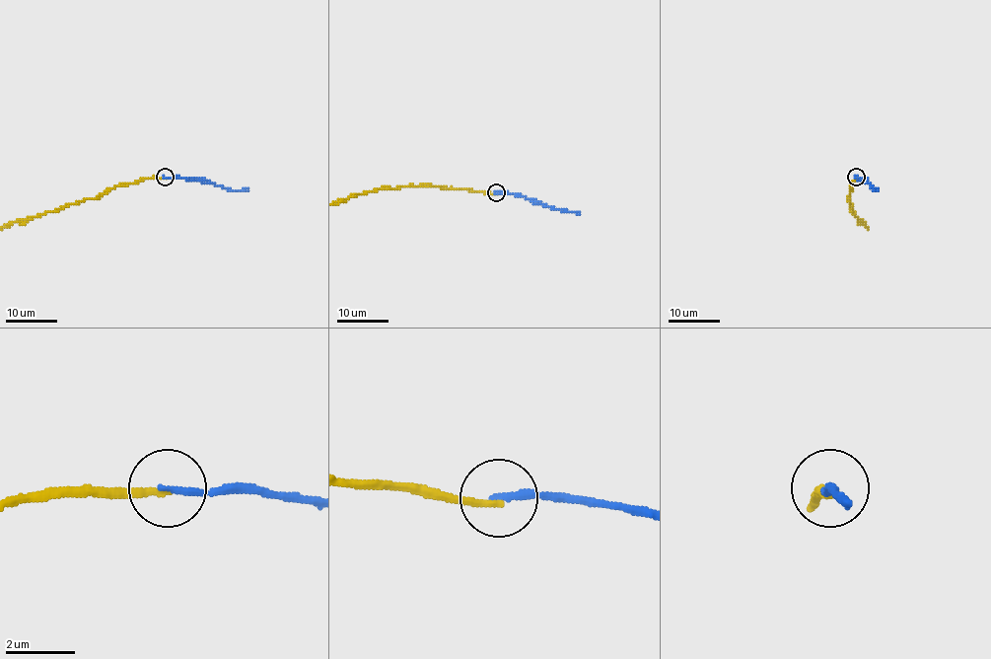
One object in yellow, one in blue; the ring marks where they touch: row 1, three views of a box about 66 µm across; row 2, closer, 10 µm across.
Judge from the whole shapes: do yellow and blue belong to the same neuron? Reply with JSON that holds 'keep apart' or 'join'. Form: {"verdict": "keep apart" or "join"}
{"verdict": "keep apart"}

